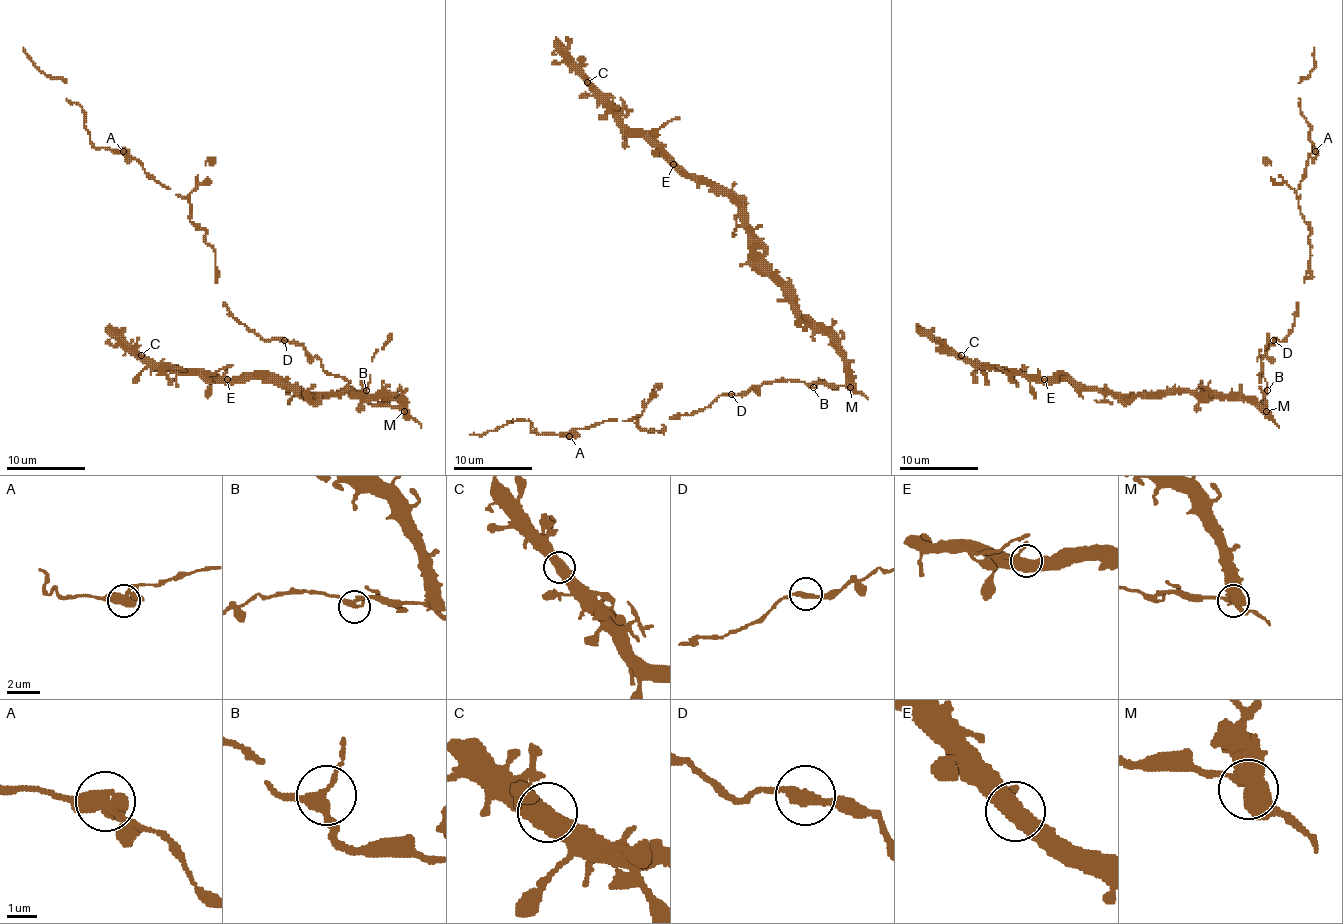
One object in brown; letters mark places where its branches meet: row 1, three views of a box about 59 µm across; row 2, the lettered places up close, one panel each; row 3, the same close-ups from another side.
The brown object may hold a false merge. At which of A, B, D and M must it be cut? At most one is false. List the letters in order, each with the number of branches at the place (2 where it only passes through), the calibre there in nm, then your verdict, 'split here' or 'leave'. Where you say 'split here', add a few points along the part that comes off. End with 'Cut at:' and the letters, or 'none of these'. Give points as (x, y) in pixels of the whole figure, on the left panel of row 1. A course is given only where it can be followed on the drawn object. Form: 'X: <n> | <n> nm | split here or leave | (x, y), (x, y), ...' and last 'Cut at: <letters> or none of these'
A: 2 | 500 nm | leave
B: 3 | 260 nm | leave
D: 2 | 300 nm | leave
M: 3 | 480 nm | split here | (403, 412), (395, 398), (360, 398), (354, 392), (309, 394), (258, 379), (184, 375), (154, 365), (109, 324)
Cut at: M

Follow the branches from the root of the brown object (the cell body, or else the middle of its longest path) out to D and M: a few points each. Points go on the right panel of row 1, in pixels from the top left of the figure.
D: (1259, 386), (1261, 359), (1267, 355), (1267, 349), (1275, 341), (1273, 339)
M: (1259, 386), (1267, 412)

